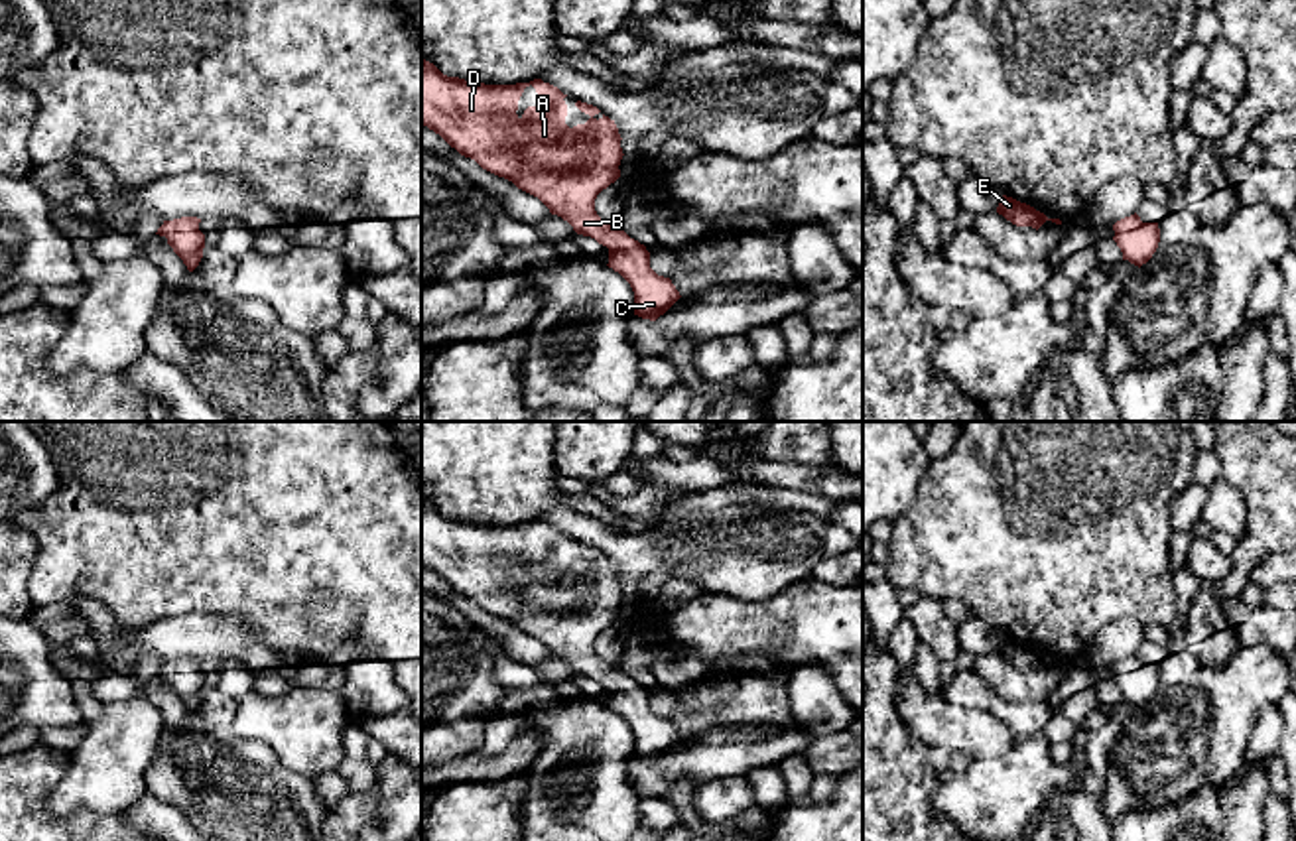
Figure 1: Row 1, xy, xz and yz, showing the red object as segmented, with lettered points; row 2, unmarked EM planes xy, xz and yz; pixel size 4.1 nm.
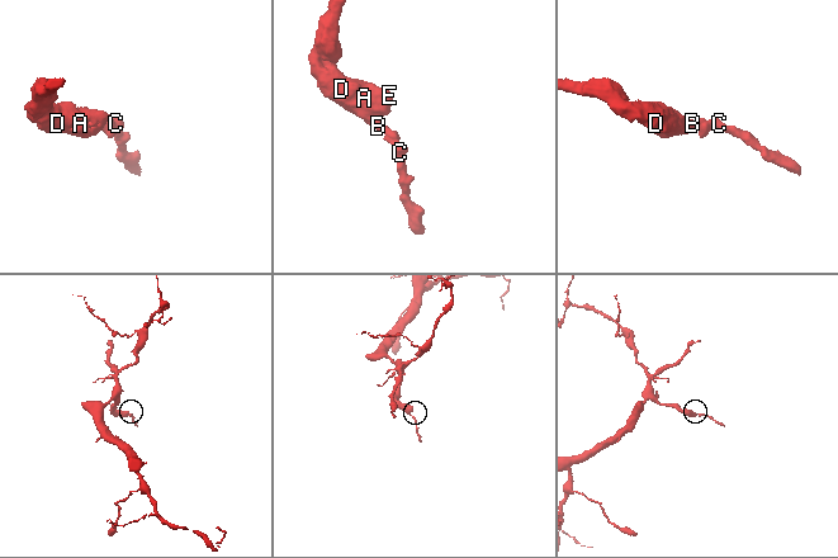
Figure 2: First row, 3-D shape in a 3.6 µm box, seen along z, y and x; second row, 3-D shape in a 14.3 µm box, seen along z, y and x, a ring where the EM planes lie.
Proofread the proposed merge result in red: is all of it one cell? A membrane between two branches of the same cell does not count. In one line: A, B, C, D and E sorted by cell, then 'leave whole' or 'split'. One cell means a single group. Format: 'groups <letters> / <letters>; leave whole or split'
groups A B C D E; leave whole

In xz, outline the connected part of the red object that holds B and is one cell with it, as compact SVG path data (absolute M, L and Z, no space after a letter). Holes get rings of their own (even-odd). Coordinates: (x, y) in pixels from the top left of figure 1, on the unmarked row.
M421 500L421 565L439 575L461 597L475 601L483 611L512 622L518 630L538 638L551 656L567 662L577 676L591 678L609 689L609 709L618 713L634 733L634 756L656 762L681 737L670 719L650 709L650 693L615 664L595 652L597 636L620 618L620 575L609 557L595 559L601 551L577 542L575 548L589 555L585 565L565 565L567 546L557 528L534 520L516 526L485 526L443 516L433 504ZM526 528L538 534L538 546L516 555Z

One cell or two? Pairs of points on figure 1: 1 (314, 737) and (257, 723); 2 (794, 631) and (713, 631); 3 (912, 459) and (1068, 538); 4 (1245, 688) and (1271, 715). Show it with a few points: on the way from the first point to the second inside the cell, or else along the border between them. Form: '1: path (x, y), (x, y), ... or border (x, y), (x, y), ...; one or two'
1: path (300, 729), (280, 729), (270, 723); one
2: path (775, 631), (733, 631); one
3: border (932, 459), (918, 499), (907, 509); two
4: border (1275, 704), (1269, 704), (1259, 713), (1247, 751); two

